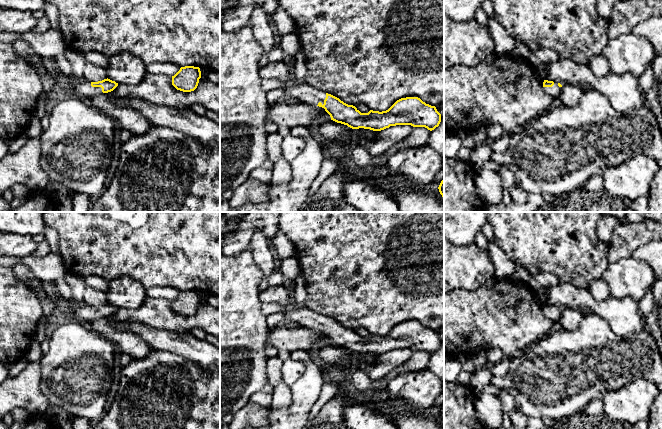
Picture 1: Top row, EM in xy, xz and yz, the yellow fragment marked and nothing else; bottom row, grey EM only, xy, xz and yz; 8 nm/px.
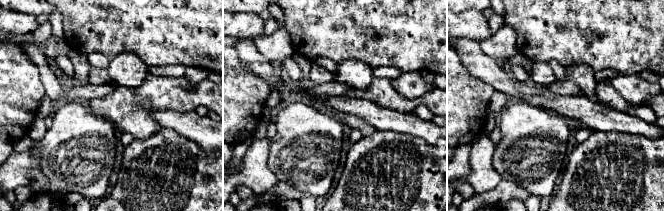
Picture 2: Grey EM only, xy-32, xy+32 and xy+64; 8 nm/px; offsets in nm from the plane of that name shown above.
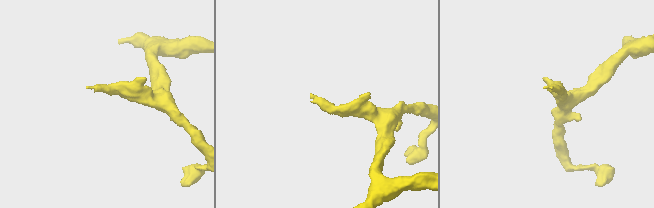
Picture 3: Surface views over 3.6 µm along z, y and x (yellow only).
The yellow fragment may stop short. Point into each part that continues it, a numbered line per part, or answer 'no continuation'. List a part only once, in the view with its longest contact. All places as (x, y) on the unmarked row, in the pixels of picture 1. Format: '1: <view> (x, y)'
1: xz (282, 294)

